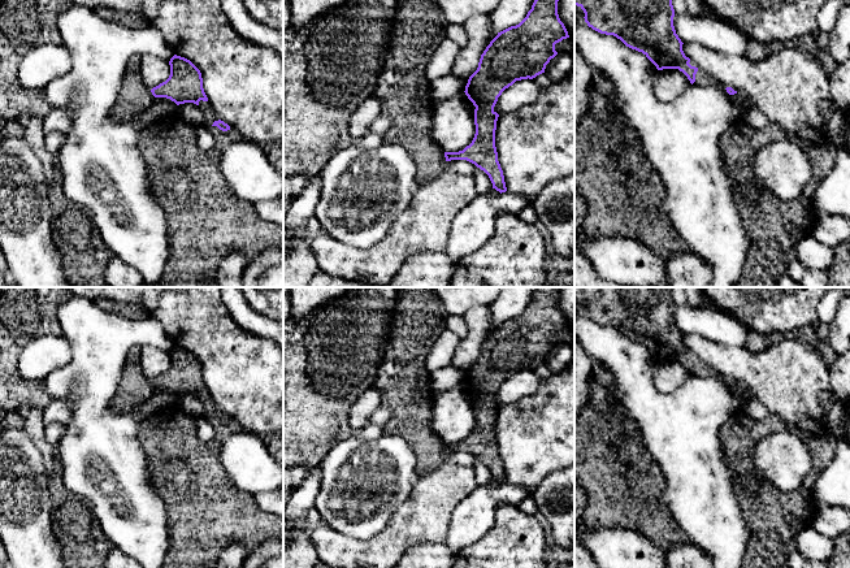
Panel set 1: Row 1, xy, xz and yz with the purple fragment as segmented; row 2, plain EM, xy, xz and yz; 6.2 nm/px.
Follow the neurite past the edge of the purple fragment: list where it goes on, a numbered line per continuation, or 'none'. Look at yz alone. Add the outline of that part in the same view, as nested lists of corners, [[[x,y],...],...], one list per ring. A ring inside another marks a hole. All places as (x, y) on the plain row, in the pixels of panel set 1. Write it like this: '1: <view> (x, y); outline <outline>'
1: yz (702, 369); outline [[[690,351],[689,355],[698,360],[698,363],[695,365],[695,373],[693,376],[698,376],[698,377],[712,377],[712,376],[715,376],[715,372],[707,364],[704,364],[702,360],[699,360],[694,352]]]

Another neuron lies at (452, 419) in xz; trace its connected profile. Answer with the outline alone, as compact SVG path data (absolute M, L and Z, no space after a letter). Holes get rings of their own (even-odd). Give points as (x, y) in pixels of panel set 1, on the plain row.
M465 383L433 398L430 428L443 443L459 443L472 434L476 425L474 400Z

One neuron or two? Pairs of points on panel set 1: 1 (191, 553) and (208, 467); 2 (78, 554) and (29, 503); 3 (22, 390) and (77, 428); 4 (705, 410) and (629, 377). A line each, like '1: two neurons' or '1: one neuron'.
1: one neuron
2: two neurons
3: two neurons
4: one neuron

